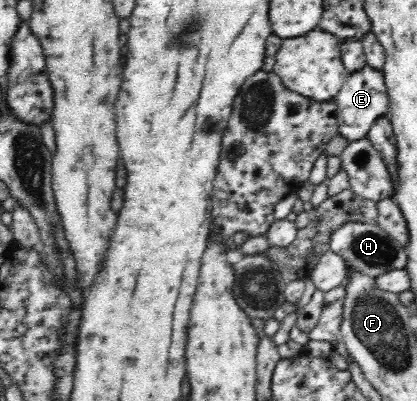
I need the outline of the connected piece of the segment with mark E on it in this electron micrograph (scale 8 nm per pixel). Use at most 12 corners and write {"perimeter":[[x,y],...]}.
{"perimeter":[[383,71],[352,72],[333,101],[339,135],[367,138],[390,101]]}

